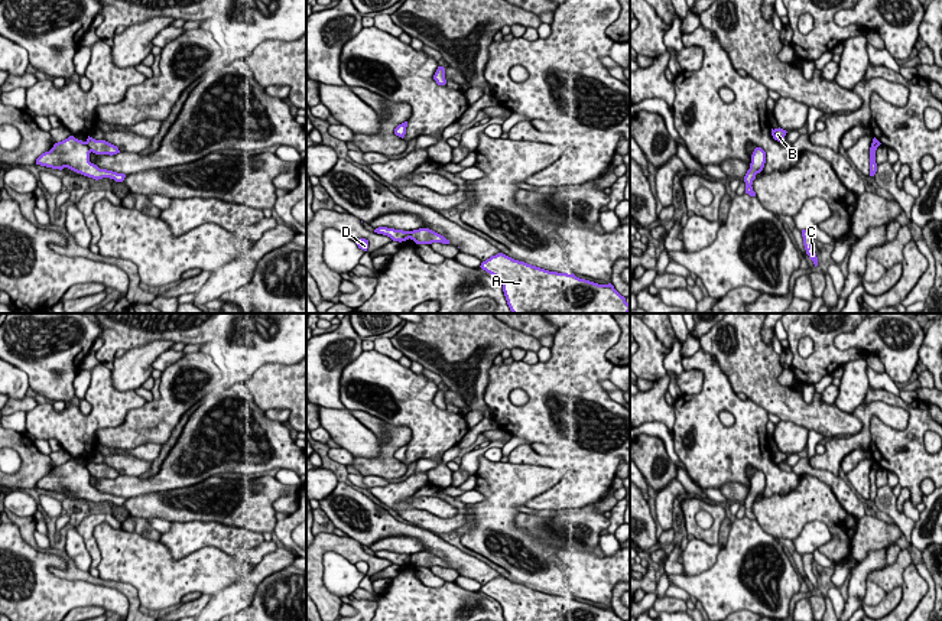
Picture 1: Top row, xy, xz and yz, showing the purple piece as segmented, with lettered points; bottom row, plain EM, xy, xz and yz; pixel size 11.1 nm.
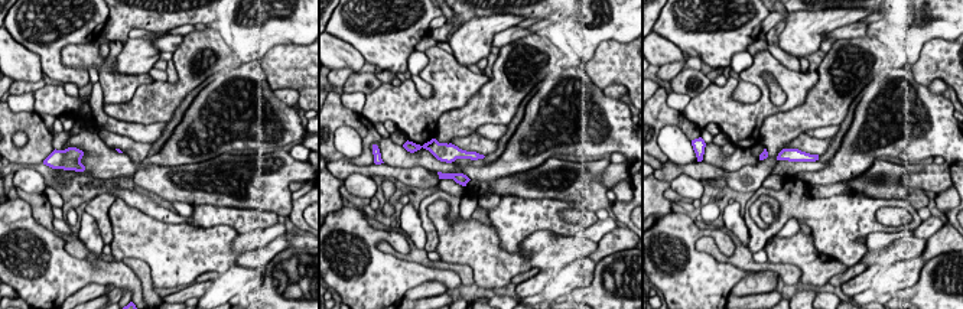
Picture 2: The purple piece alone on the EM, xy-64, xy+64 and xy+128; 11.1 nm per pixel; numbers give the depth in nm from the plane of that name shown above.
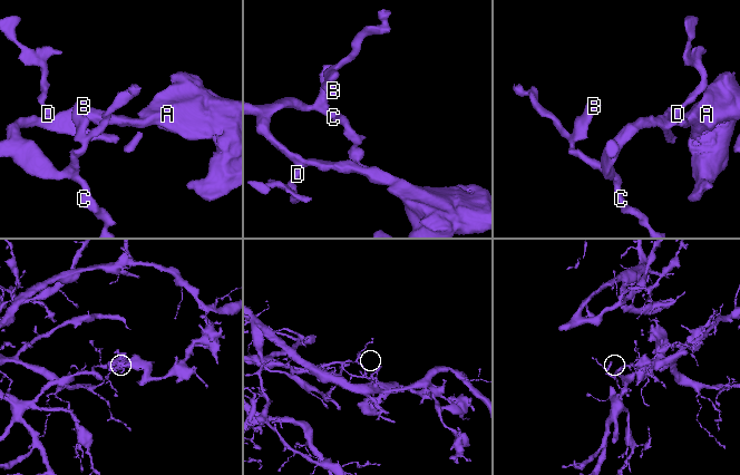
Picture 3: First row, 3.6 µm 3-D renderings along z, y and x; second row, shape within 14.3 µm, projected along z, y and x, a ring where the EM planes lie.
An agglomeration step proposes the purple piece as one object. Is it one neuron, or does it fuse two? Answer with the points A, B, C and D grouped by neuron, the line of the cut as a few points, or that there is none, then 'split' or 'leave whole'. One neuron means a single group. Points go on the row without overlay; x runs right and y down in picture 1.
A / B C D; cut in xy along (84, 465), (90, 475); split

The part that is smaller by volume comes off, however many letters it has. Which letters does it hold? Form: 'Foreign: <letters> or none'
Foreign: A

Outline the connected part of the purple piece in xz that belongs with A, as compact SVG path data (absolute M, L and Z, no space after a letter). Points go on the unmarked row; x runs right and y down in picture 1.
M503 576L480 591L501 605L506 621L624 621L611 607L598 608L574 596L549 595Z

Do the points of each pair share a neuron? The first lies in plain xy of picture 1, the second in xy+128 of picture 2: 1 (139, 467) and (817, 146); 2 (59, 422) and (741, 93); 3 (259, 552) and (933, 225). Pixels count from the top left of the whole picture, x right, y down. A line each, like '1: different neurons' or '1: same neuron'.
1: same neuron
2: different neurons
3: same neuron

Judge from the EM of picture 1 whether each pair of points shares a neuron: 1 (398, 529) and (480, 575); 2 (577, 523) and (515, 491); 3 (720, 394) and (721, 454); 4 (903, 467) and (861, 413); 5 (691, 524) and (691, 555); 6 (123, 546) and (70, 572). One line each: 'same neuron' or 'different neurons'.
1: same neuron
2: different neurons
3: same neuron
4: different neurons
5: different neurons
6: different neurons

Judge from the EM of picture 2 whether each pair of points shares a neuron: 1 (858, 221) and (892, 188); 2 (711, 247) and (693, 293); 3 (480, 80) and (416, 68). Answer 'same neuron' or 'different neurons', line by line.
1: different neurons
2: different neurons
3: different neurons

